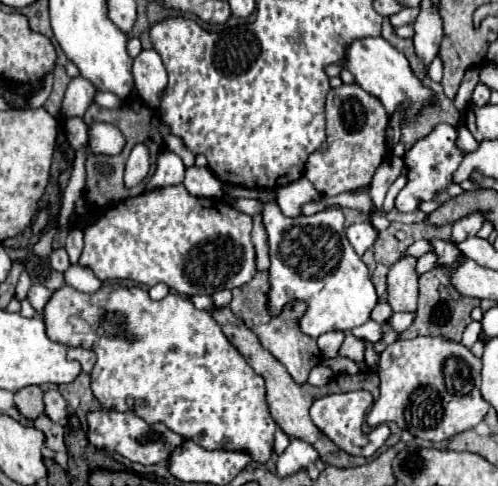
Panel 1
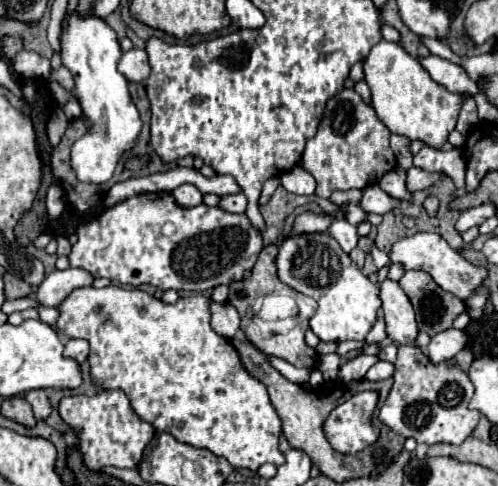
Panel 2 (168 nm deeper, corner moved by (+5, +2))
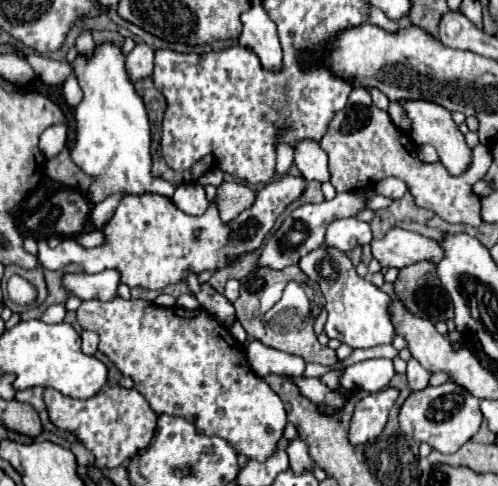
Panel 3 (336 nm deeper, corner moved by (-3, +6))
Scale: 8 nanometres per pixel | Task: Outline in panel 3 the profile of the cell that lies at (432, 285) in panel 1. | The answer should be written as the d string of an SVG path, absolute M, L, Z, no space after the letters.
M422 260L400 268L394 282L394 294L408 308L408 312L420 318L428 318L434 324L454 318L452 300L438 280L432 262Z

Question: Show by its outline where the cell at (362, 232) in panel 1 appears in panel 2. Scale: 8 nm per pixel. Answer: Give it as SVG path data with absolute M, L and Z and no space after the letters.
M344 218L336 220L328 232L332 232L332 236L338 240L338 244L342 246L344 252L352 252L356 248L356 244L358 244L358 230L356 230L356 226L352 226Z

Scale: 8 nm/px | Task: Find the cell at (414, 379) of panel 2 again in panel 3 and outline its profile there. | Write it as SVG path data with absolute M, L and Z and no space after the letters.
M446 382L436 388L428 386L420 392L412 392L406 398L404 406L400 408L398 420L400 428L414 440L426 442L442 454L452 454L478 432L482 422L482 412L480 412L480 402L472 394L456 386L454 382Z

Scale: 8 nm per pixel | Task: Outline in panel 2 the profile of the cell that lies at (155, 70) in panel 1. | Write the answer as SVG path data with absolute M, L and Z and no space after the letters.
M132 48L130 52L124 52L122 60L118 64L118 70L130 82L144 82L148 78L148 74L150 74L150 64L148 64L146 50Z

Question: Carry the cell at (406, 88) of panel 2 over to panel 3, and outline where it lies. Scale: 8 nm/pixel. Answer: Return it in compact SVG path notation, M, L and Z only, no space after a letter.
M408 100L402 102L410 122L412 122L412 134L410 138L420 146L420 144L432 144L440 156L440 162L446 166L448 174L452 176L460 176L464 174L464 170L468 170L468 166L472 164L472 150L468 148L464 134L458 130L458 126L452 120L452 114L434 102L424 102L424 100Z

